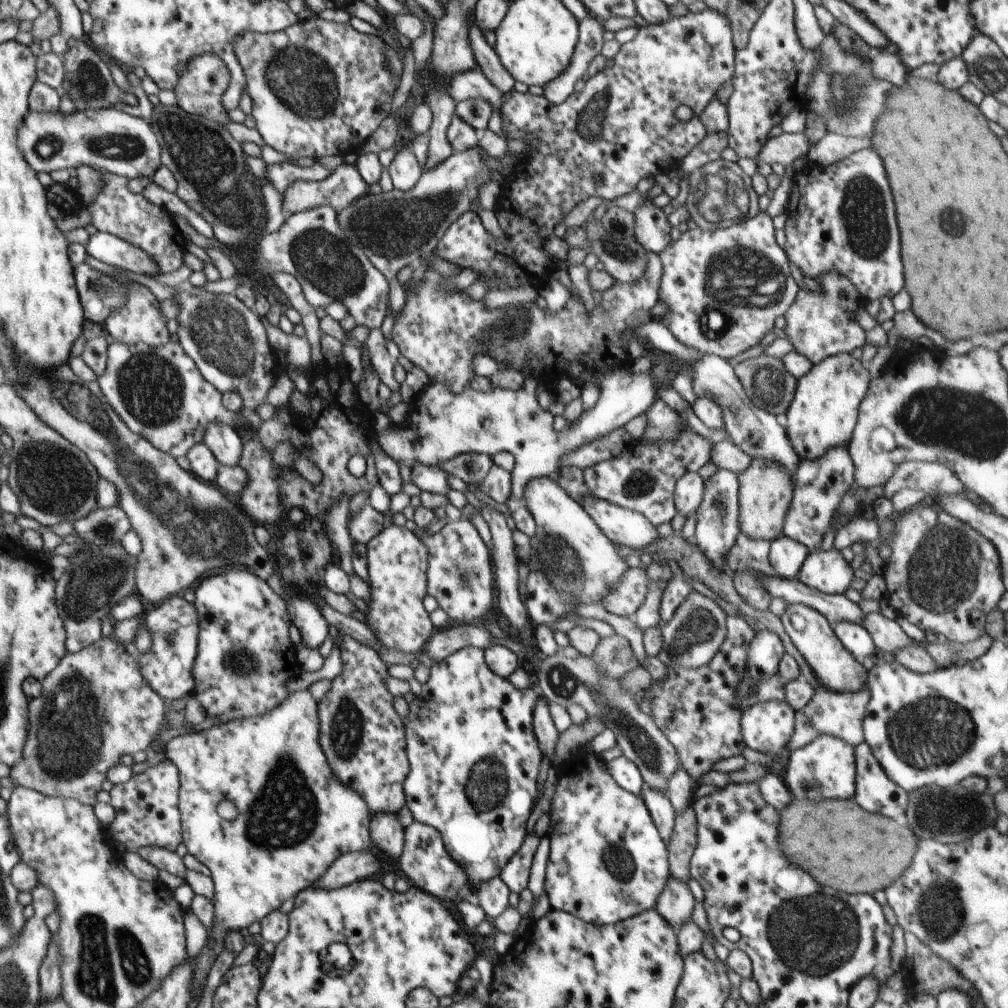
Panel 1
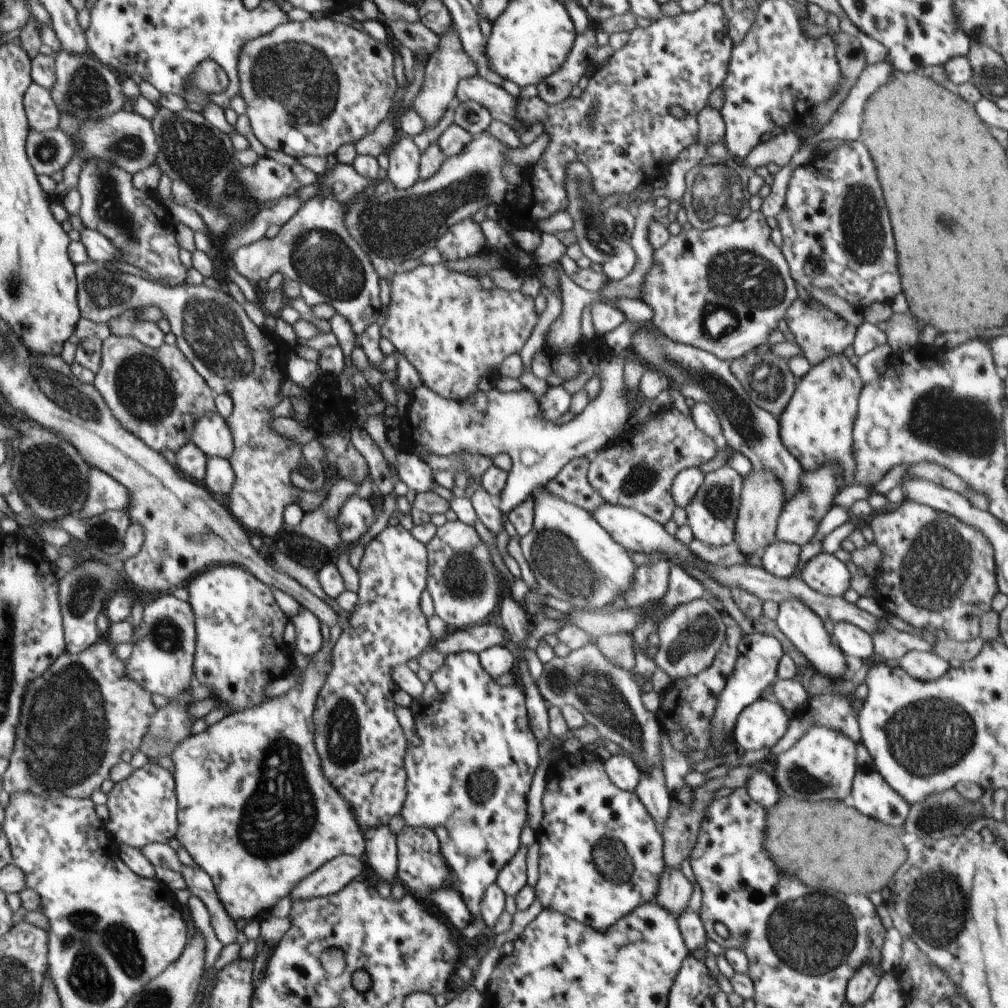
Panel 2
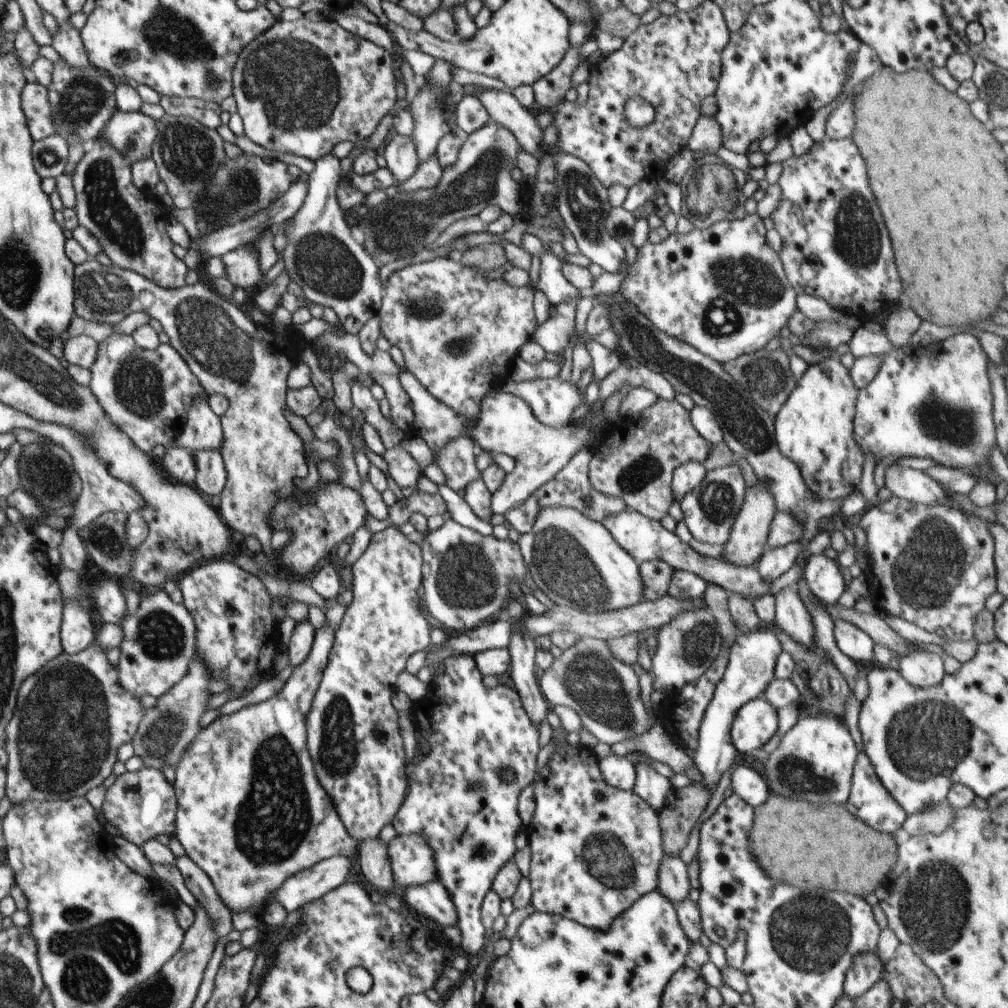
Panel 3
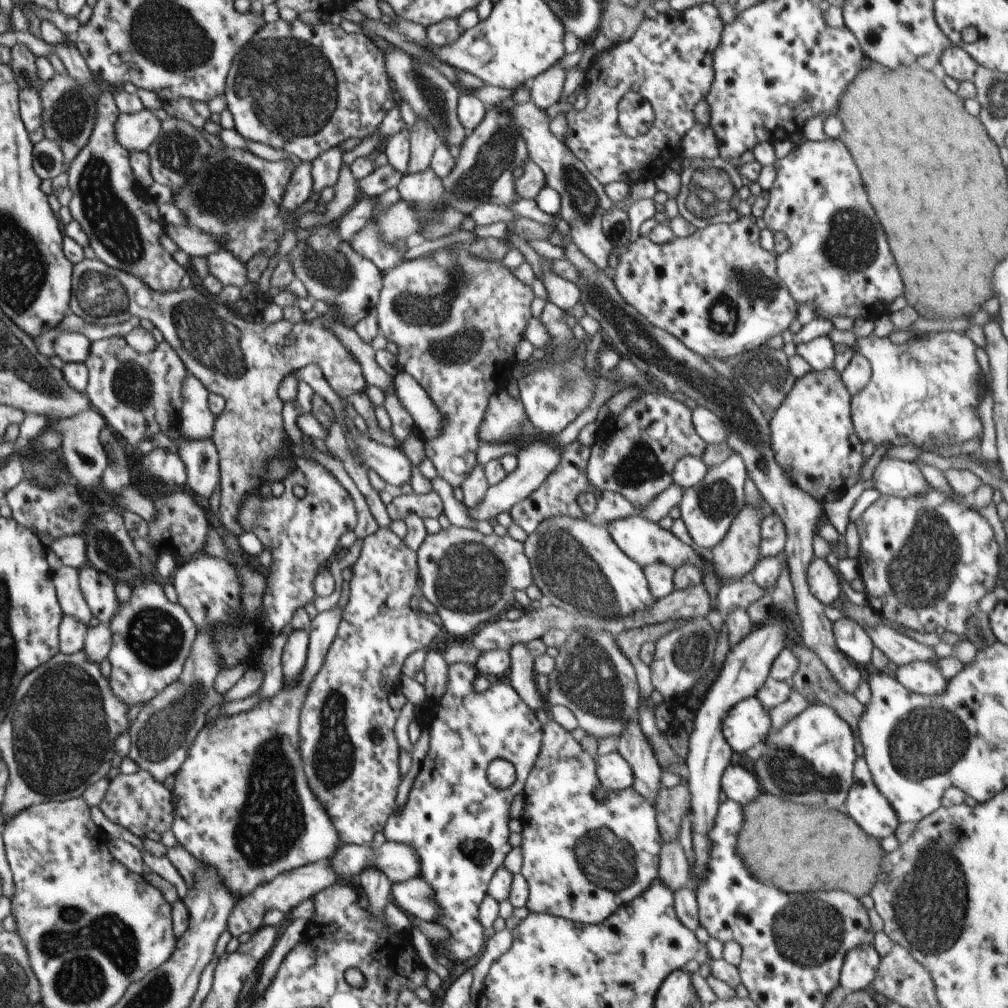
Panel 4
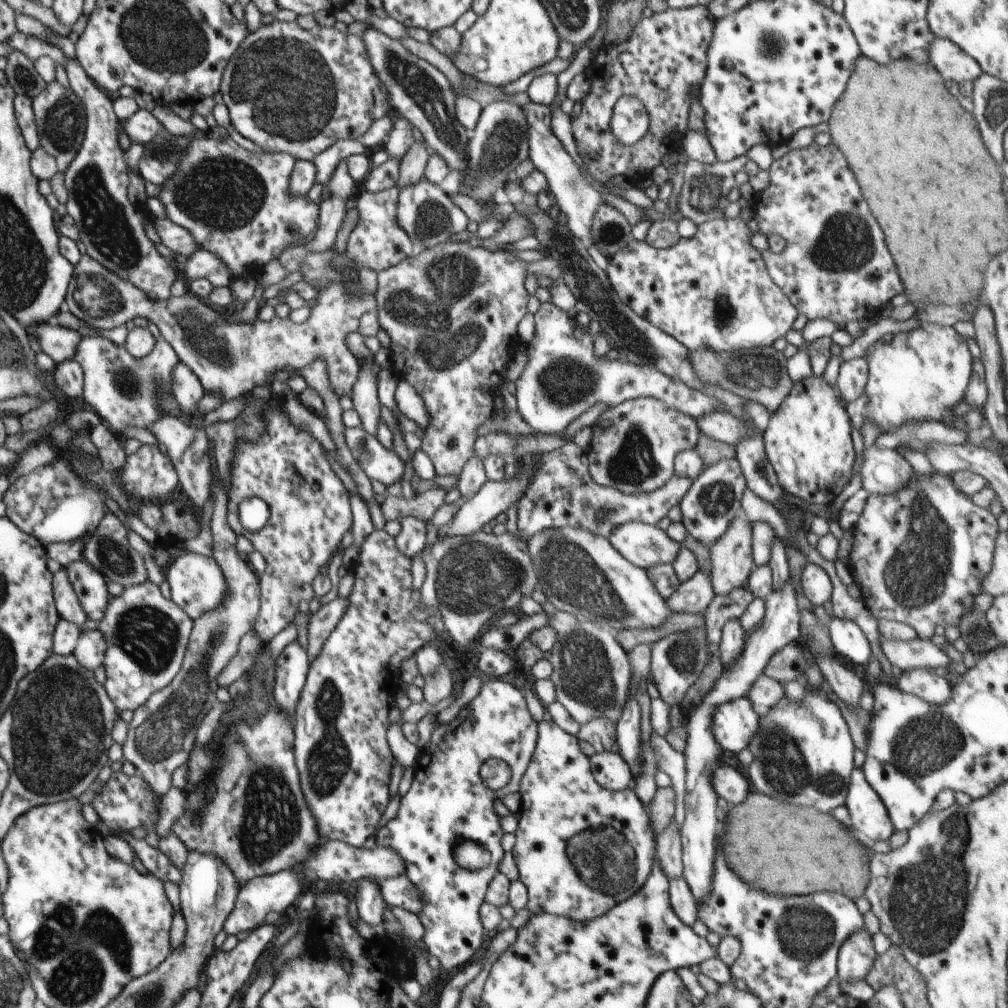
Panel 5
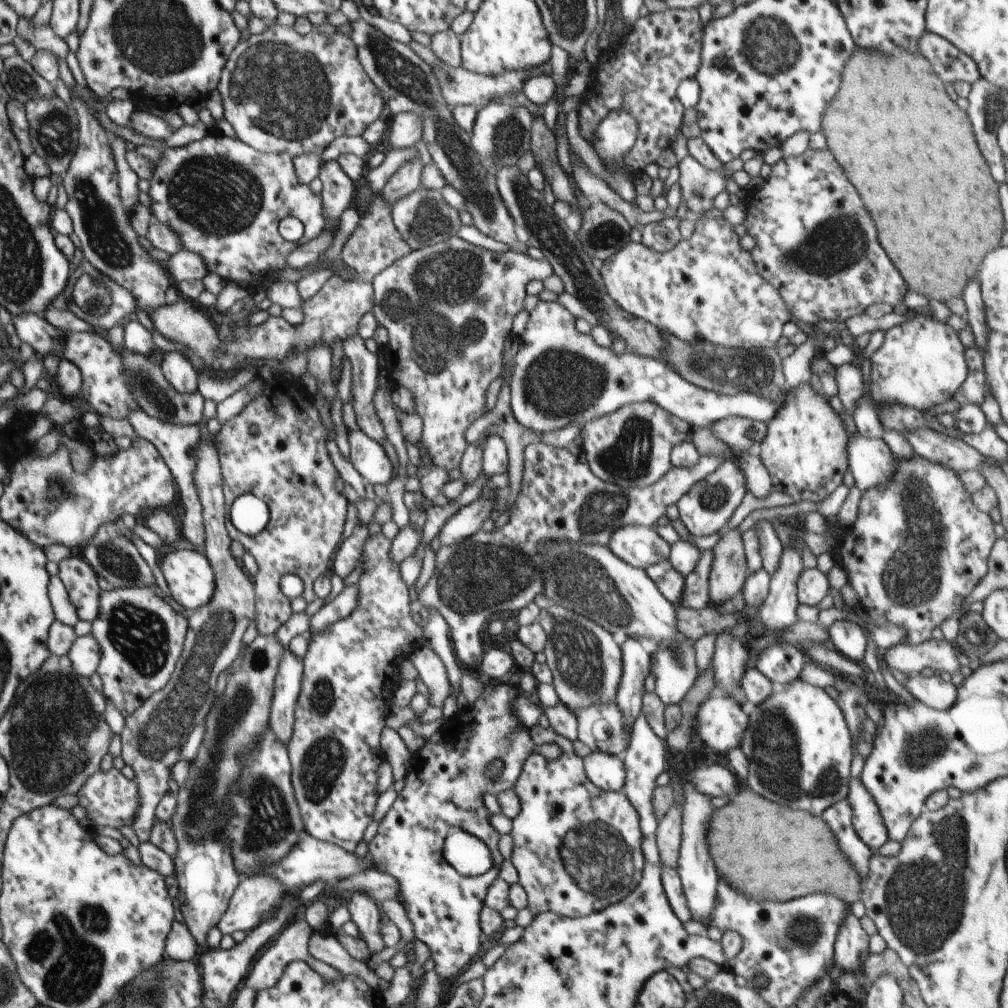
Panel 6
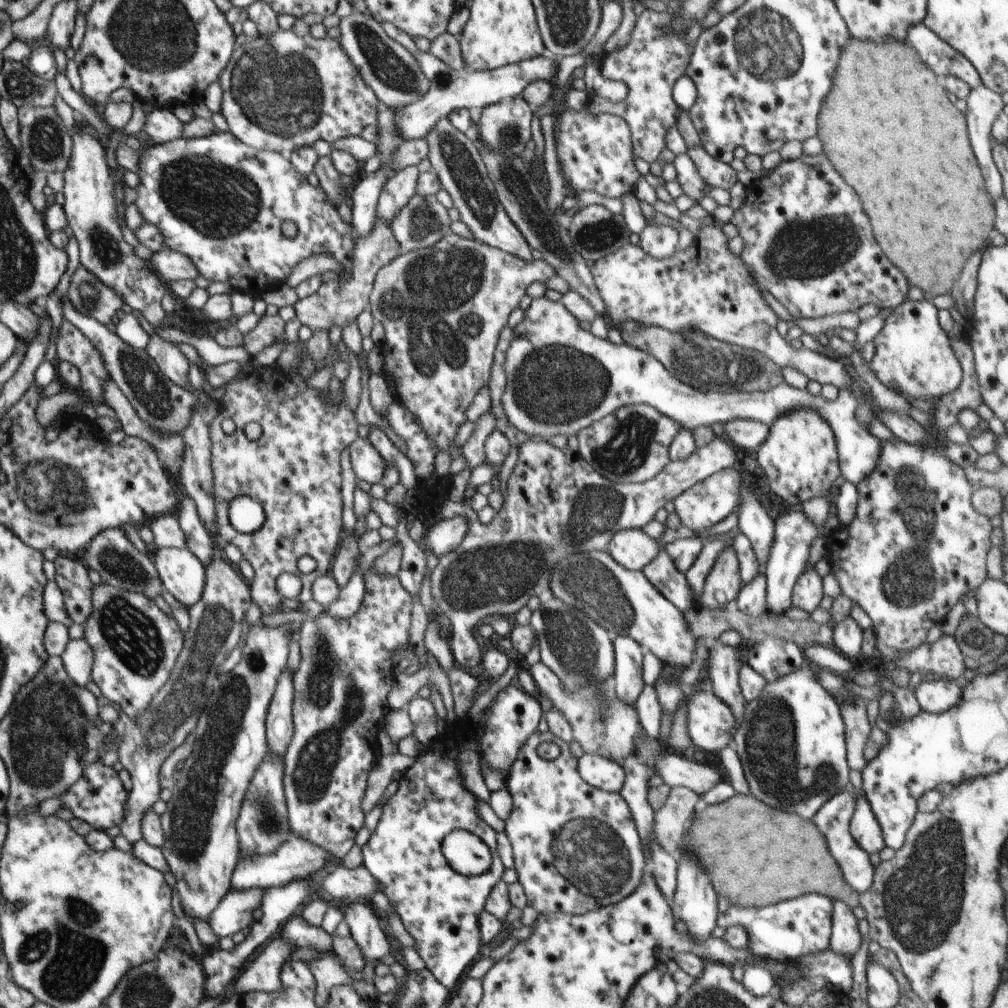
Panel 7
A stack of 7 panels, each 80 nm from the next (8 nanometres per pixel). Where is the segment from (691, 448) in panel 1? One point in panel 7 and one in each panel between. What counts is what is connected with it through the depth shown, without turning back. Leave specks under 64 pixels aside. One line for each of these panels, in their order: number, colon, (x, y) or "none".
2: (637, 470)
3: (635, 462)
4: (634, 455)
5: (634, 445)
6: (632, 446)
7: (632, 445)

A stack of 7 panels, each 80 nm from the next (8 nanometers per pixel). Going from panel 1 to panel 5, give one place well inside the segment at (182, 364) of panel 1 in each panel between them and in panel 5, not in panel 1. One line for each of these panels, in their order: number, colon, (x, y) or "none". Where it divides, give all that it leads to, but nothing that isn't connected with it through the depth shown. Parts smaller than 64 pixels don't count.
2: (157, 394)
3: (147, 393)
4: (139, 394)
5: (125, 391)

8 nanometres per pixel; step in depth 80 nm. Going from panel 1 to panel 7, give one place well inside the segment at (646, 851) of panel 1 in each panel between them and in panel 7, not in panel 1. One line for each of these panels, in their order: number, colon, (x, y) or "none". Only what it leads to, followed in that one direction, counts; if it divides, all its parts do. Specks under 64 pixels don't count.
2: (601, 853)
3: (596, 849)
4: (587, 851)
5: (581, 849)
6: (577, 849)
7: (576, 848)

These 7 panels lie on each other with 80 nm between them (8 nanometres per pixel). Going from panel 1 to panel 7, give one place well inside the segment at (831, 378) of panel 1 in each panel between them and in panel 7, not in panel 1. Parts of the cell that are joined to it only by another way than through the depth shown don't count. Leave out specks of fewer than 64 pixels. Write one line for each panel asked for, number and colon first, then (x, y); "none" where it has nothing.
2: (817, 425)
3: (814, 428)
4: (812, 436)
5: (808, 443)
6: (804, 450)
7: (799, 457)

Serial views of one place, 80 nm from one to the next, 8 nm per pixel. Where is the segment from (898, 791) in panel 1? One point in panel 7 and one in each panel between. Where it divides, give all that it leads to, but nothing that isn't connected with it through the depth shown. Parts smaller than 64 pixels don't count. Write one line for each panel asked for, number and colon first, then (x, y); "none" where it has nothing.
2: (870, 793)
3: (869, 799)
4: (865, 803)
5: (868, 816)
6: (867, 823)
7: (864, 828)

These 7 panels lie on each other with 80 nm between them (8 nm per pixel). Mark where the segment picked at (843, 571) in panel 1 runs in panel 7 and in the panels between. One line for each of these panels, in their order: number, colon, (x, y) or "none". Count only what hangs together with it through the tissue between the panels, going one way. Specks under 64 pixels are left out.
2: (825, 573)
3: (823, 576)
4: (824, 584)
5: (817, 586)
6: (812, 587)
7: (807, 594)

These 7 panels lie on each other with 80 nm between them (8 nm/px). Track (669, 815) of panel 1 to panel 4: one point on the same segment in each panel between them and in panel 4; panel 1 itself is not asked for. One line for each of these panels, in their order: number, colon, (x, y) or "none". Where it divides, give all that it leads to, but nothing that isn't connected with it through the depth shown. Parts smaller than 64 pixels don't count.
2: (651, 792)
3: (652, 787)
4: (632, 745)

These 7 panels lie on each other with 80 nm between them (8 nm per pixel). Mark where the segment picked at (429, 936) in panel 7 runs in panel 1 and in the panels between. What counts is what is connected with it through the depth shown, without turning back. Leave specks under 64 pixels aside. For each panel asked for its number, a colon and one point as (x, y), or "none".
1: (474, 757)
2: (468, 778)
3: (456, 799)
4: (458, 822)
5: (448, 800)
6: (443, 791)

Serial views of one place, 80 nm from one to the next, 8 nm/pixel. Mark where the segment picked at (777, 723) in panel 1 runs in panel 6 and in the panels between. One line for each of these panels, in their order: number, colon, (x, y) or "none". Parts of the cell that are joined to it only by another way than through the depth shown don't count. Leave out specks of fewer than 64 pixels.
2: (762, 724)
3: (755, 723)
4: (747, 724)
5: (734, 723)
6: (720, 722)

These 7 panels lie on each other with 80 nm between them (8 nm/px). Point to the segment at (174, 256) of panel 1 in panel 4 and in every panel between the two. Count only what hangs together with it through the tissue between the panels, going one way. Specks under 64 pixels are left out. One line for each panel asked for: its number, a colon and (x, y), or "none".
2: (110, 204)
3: (132, 232)
4: (122, 228)

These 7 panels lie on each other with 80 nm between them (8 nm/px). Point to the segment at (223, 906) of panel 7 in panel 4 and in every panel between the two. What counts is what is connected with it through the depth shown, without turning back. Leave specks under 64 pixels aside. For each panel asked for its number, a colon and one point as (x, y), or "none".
4: (287, 892)
5: (276, 892)
6: (254, 896)

